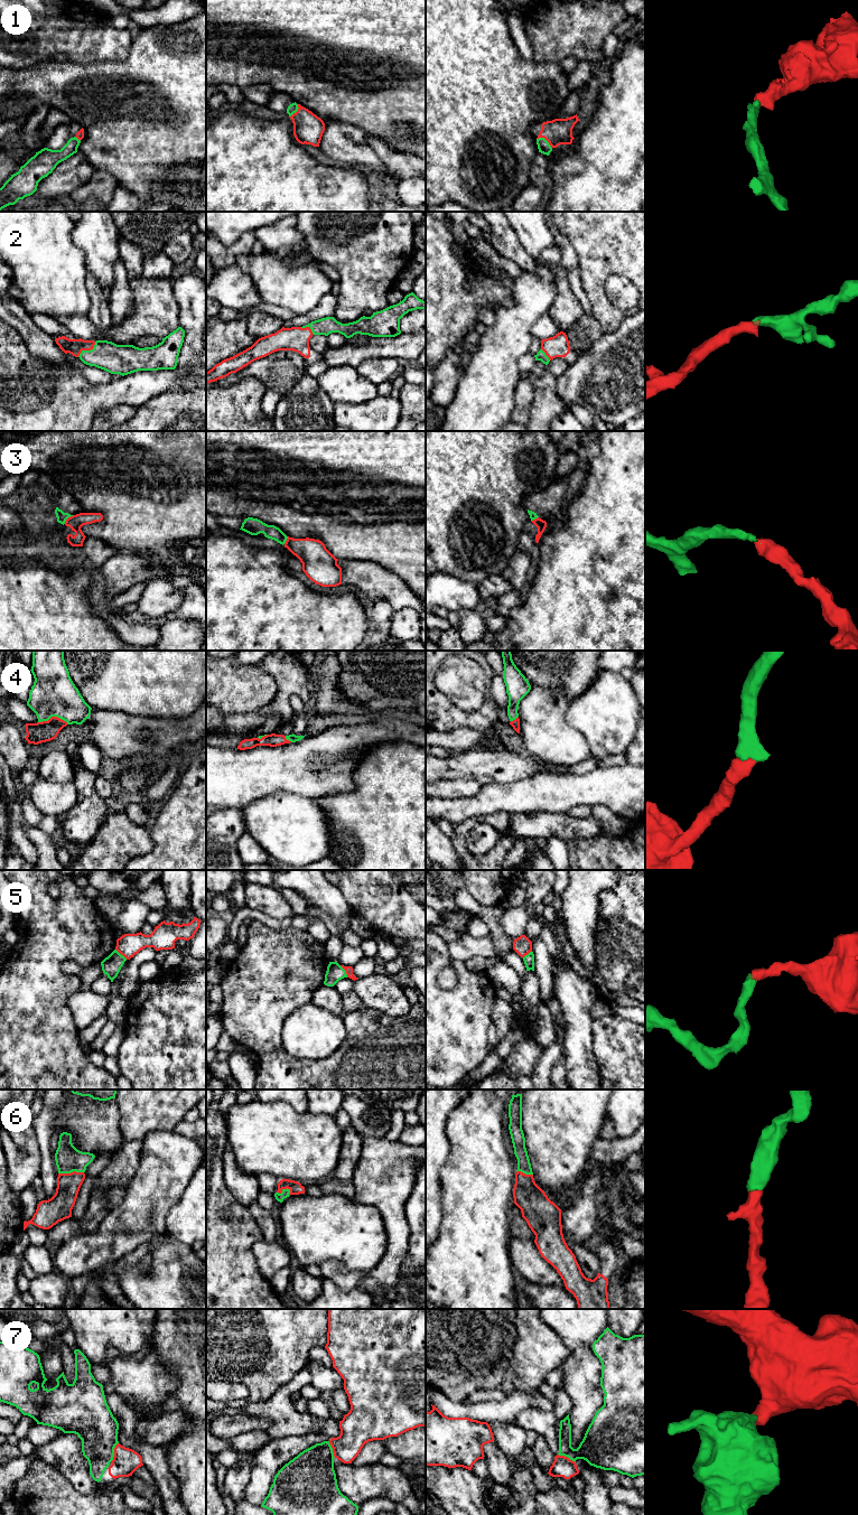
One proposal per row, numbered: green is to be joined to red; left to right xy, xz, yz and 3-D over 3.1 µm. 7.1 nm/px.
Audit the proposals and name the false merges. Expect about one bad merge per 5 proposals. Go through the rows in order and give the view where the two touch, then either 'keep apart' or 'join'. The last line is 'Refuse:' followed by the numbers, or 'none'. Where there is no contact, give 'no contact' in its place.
1: yz | join
2: xy | join
3: xy | keep apart
4: xy | join
5: xz | keep apart
6: xy | join
7: xy | join
Refuse: 3, 5

